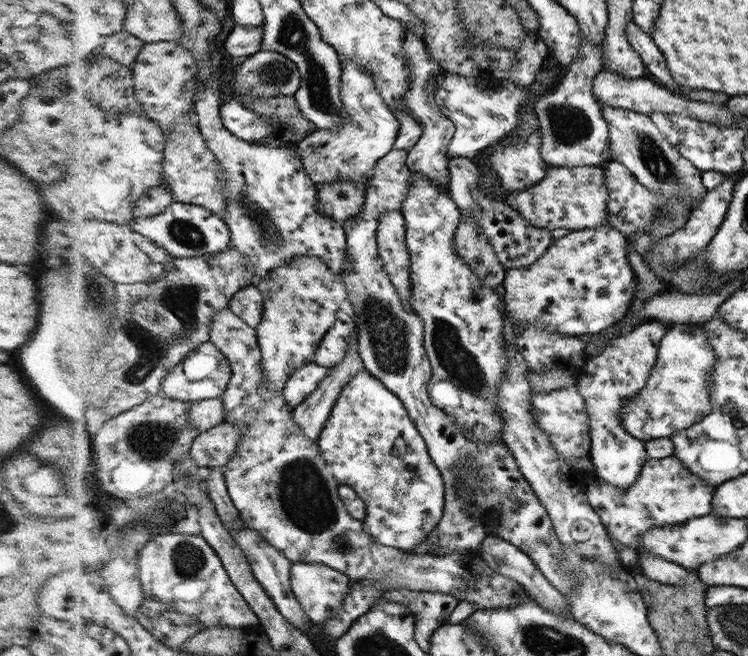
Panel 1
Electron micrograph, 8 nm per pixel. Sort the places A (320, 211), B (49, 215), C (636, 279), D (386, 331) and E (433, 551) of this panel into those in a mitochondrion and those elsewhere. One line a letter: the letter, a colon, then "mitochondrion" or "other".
A: other
B: other
C: other
D: mitochondrion
E: other

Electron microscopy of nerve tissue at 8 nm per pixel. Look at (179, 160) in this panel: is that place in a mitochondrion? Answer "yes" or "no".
no

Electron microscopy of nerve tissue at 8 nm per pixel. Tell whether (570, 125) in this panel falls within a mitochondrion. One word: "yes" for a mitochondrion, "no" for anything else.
yes

